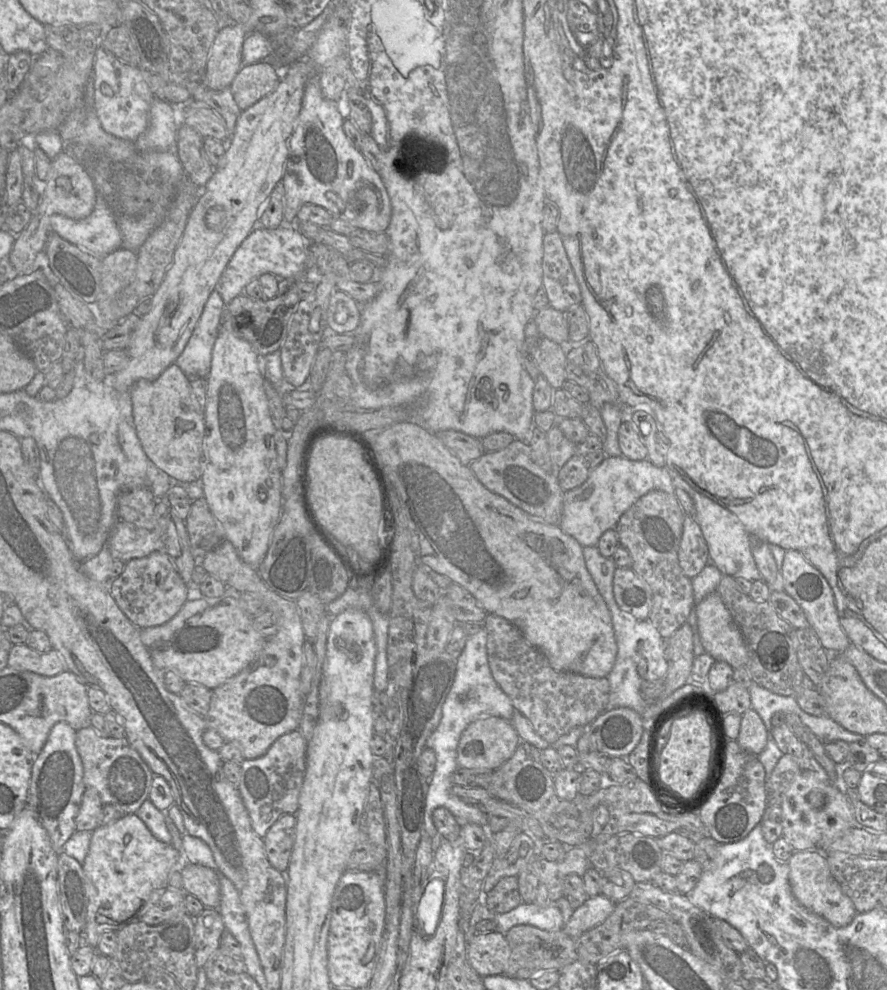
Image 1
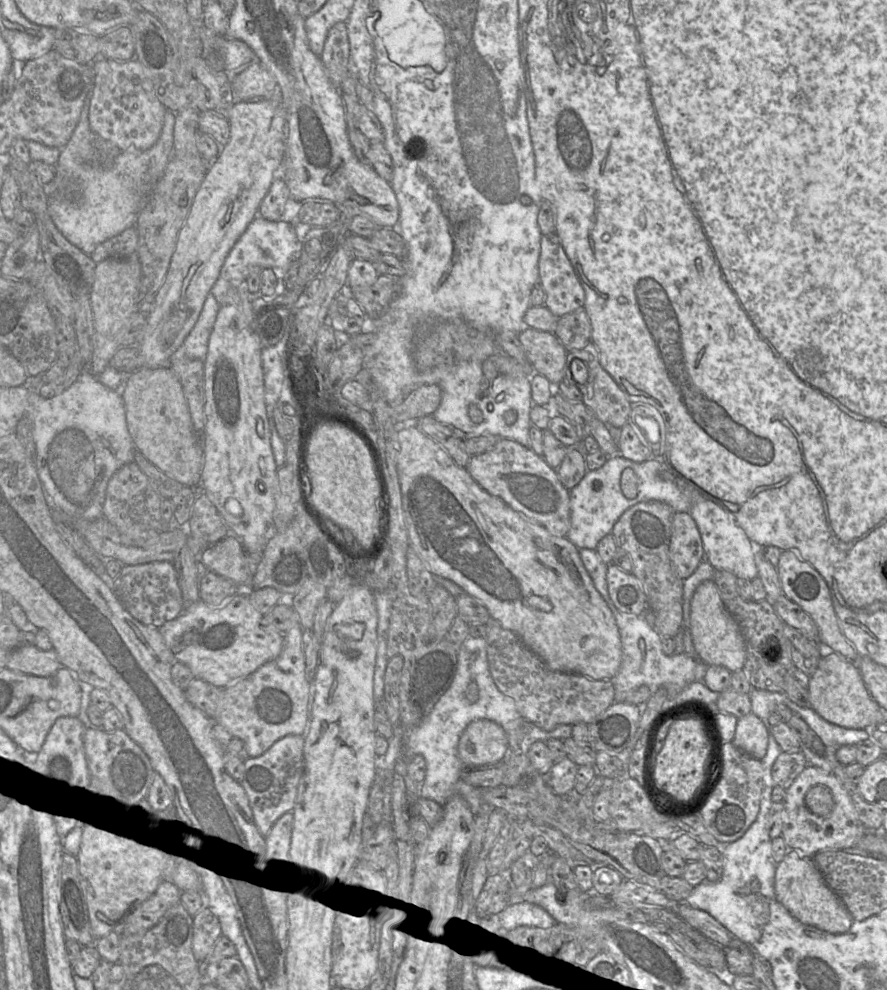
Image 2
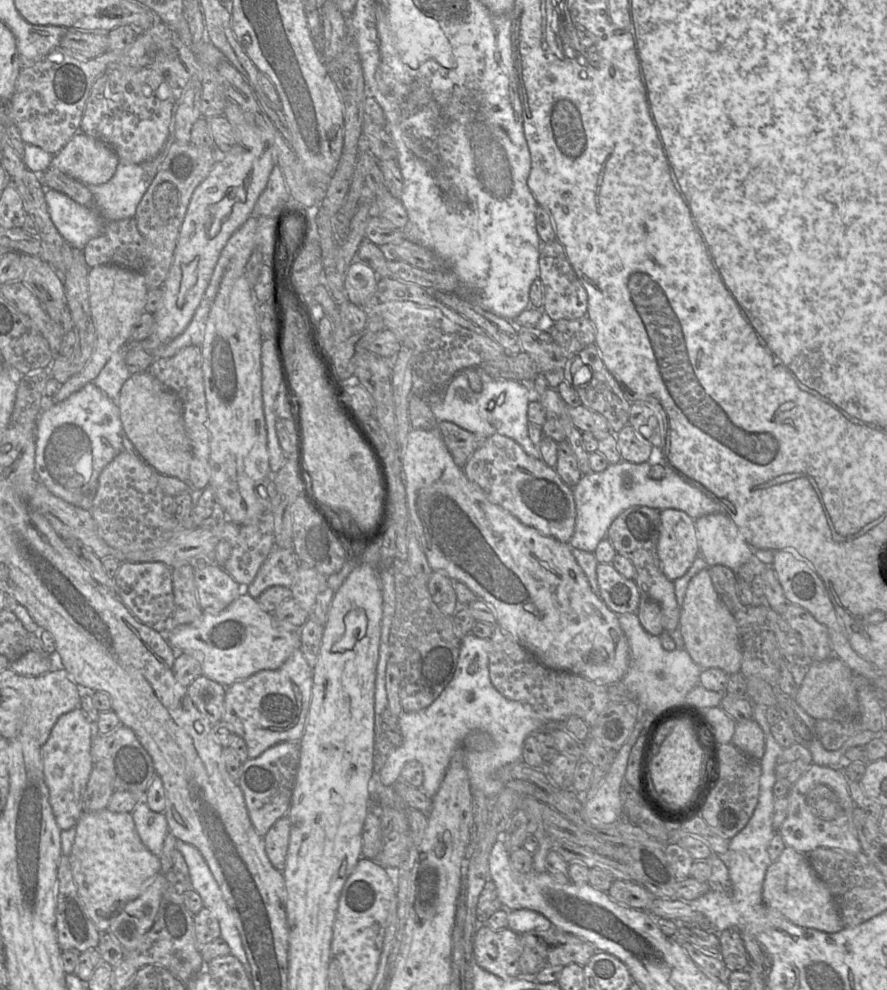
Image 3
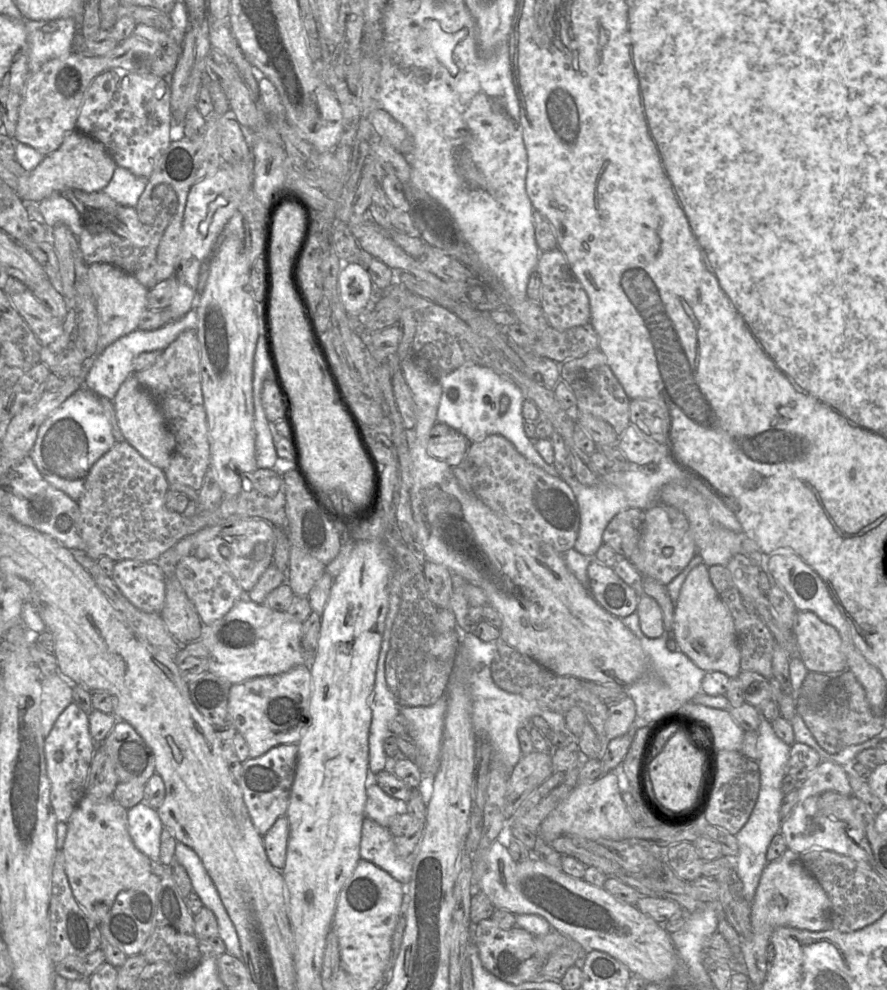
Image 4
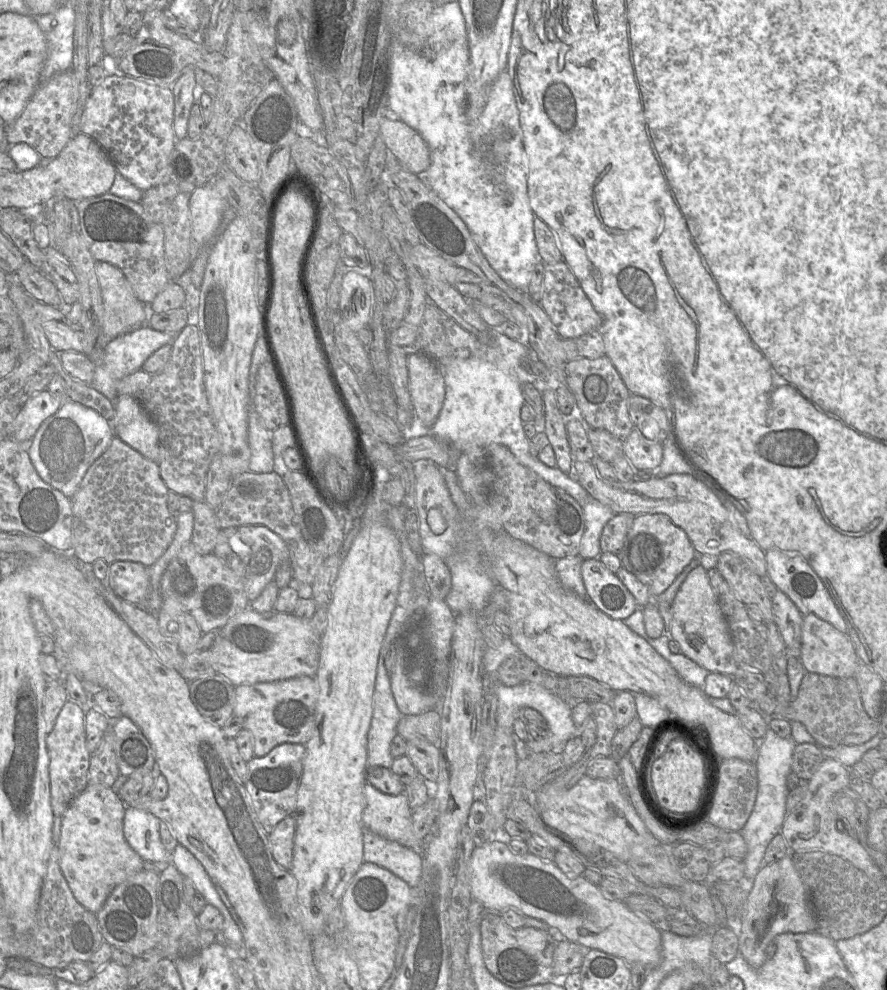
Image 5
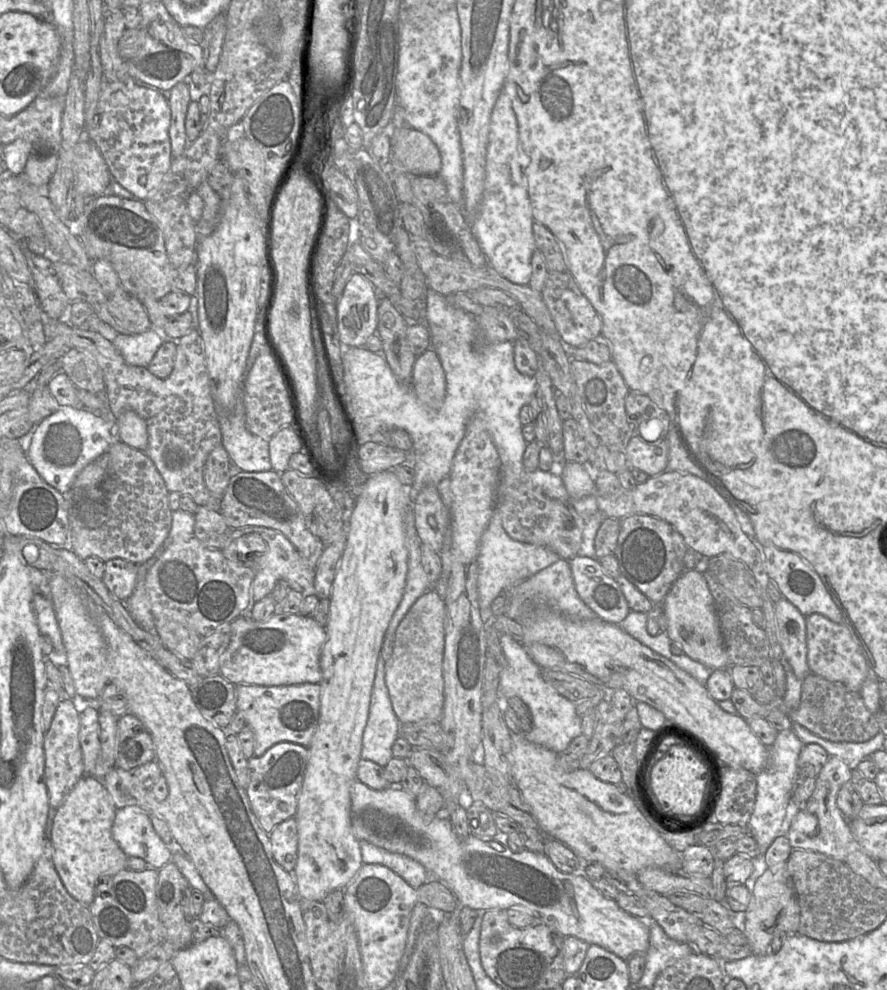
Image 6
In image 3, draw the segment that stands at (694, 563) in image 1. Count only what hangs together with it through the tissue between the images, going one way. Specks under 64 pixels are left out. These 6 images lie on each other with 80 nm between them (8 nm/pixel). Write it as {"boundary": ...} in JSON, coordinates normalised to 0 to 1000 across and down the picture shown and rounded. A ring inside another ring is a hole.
{"boundary":[[[764,514],[744,515],[744,573],[755,587],[769,583],[788,561],[784,525]]]}

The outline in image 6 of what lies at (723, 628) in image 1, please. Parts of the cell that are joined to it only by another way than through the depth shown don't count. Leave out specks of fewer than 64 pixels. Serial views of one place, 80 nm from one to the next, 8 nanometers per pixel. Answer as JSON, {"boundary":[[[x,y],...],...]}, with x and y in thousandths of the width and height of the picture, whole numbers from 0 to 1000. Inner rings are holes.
{"boundary":[[[784,575],[771,576],[745,610],[752,626],[751,640],[756,647],[769,654],[771,661],[803,677],[820,676],[824,673],[816,656],[805,606],[793,579]]]}

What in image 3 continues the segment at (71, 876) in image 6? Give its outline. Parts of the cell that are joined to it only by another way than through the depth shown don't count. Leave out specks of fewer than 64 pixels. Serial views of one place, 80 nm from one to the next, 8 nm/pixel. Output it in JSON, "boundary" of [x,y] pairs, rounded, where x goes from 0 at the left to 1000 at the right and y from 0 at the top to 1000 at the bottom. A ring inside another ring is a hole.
{"boundary":[[[121,816],[106,820],[94,820],[85,833],[86,843],[78,866],[82,888],[95,918],[113,942],[122,942],[126,929],[140,915],[154,907],[180,882],[180,868],[160,852],[148,821],[125,820]]]}

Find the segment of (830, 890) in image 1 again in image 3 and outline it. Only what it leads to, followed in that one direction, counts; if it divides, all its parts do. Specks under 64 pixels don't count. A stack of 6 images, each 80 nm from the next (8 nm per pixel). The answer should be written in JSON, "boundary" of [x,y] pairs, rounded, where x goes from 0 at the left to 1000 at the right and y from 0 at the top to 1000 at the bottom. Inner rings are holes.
{"boundary":[[[886,855],[864,881],[859,907],[861,912],[880,922],[894,933],[931,942],[952,938],[946,918],[936,899],[913,874],[910,865]]]}

